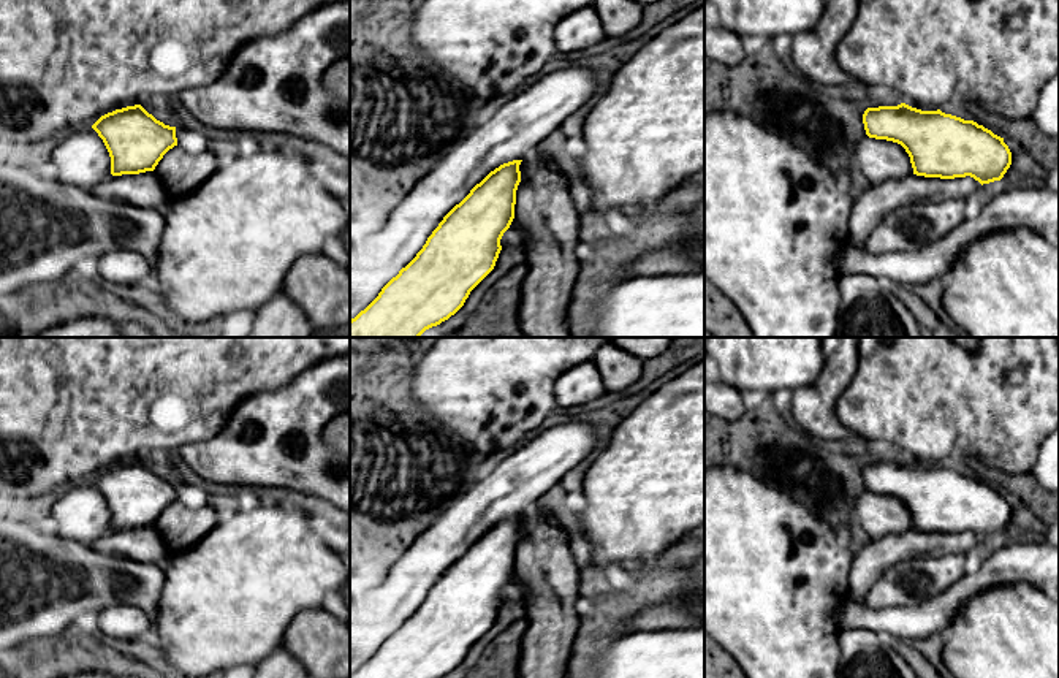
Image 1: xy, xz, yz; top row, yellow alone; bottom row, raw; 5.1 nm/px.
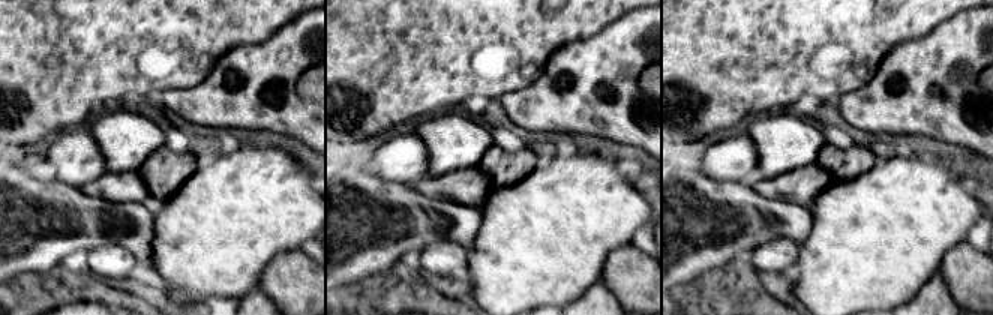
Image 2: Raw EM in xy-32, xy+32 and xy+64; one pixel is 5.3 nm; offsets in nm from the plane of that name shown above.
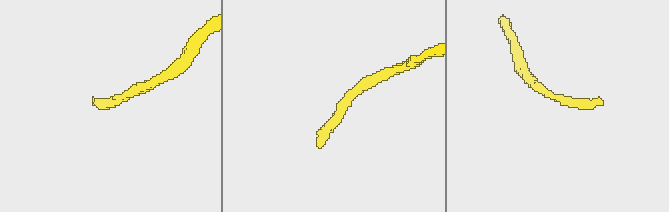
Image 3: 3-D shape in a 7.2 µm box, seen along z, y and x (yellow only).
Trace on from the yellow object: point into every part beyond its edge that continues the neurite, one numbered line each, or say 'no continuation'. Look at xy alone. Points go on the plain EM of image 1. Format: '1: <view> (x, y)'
no continuation

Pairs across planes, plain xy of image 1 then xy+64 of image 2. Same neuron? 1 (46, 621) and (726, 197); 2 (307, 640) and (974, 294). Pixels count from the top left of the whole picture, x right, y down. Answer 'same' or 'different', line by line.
1: same
2: same

